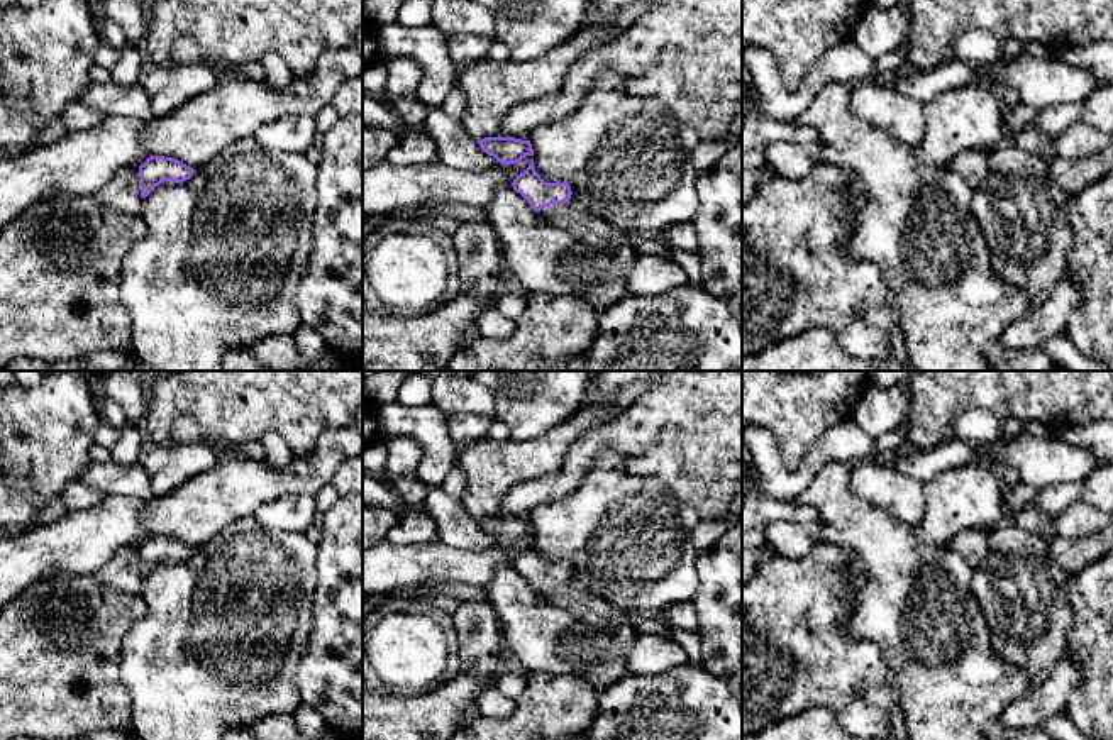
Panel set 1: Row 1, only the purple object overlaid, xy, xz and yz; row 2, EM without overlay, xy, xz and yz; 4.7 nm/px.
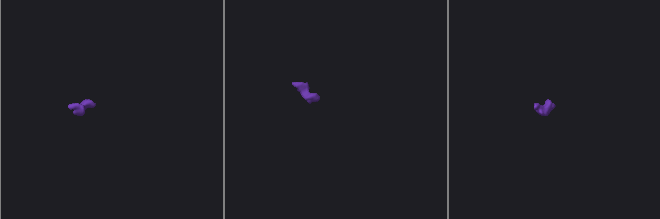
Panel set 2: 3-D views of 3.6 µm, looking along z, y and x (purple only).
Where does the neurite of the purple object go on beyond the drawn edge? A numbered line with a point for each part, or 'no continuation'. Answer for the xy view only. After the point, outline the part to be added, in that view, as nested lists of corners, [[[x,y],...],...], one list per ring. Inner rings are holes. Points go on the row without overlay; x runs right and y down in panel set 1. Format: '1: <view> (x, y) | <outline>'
no continuation

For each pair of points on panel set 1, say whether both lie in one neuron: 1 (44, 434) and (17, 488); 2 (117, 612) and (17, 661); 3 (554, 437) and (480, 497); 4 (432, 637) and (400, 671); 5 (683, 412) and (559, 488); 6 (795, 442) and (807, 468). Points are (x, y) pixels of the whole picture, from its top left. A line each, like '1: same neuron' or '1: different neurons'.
1: same neuron
2: same neuron
3: same neuron
4: same neuron
5: same neuron
6: different neurons

